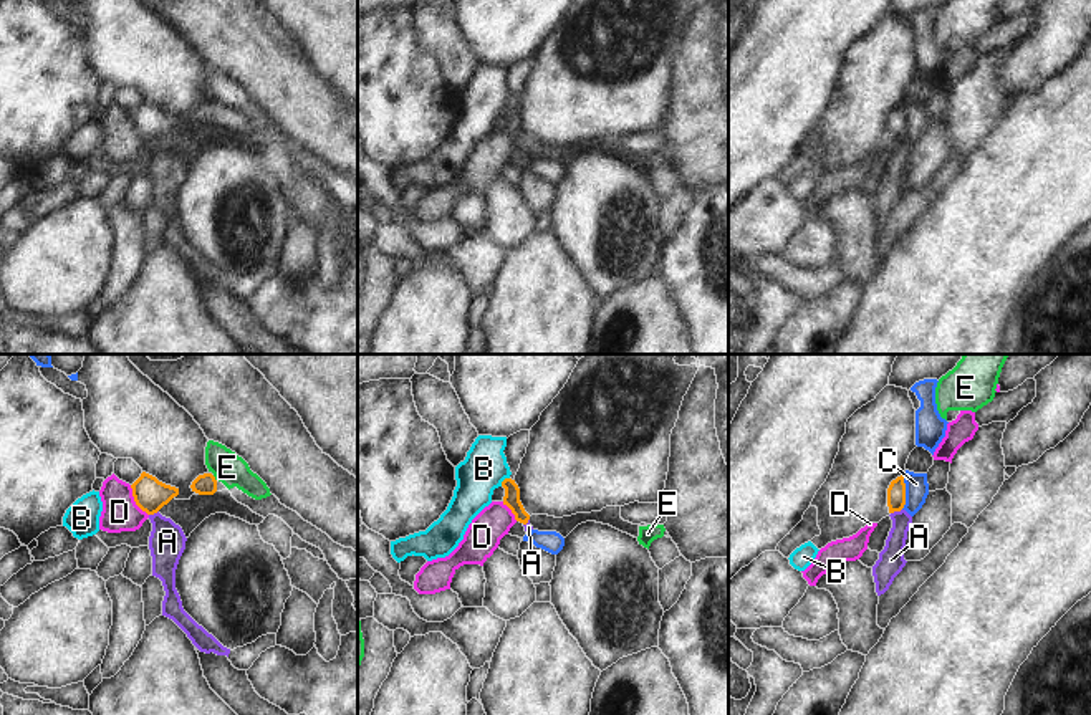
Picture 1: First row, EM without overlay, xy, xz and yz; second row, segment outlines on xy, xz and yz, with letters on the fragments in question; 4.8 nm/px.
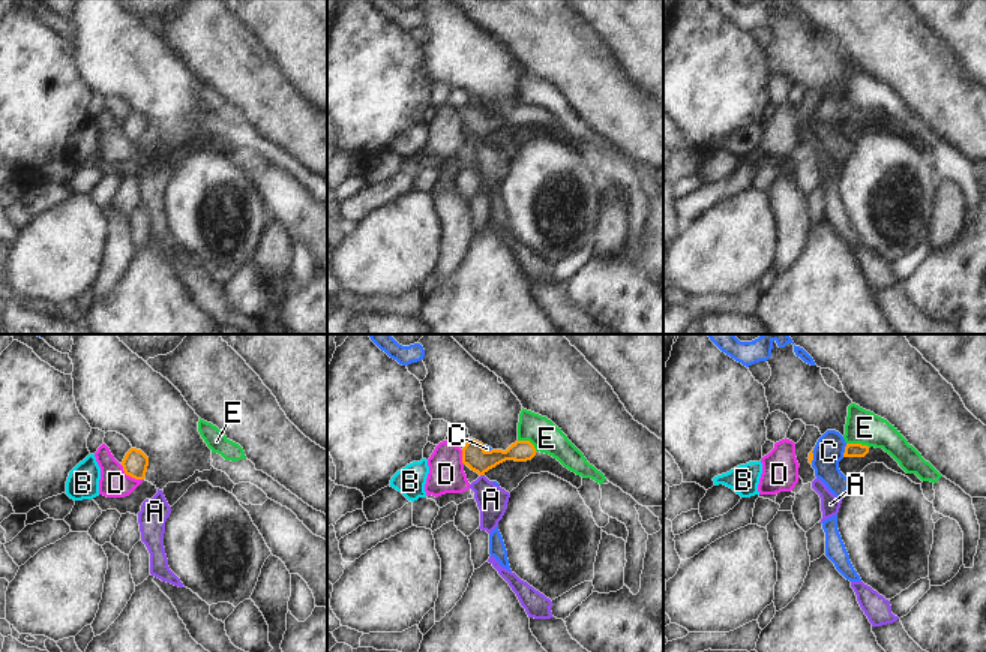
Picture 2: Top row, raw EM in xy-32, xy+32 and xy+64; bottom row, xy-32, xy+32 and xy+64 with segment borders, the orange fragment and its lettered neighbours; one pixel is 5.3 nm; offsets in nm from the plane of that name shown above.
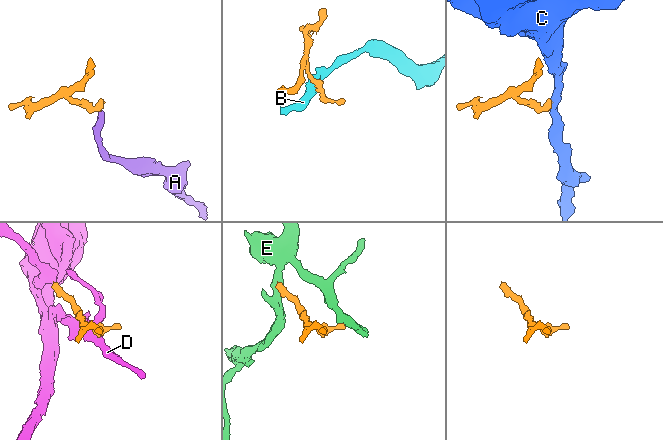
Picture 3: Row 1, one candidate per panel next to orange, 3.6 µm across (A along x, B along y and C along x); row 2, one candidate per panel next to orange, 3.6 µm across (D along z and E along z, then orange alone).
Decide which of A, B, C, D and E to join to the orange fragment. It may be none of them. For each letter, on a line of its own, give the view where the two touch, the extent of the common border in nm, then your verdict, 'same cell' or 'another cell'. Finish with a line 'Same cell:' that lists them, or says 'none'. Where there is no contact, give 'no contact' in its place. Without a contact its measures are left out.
A: yz | 60 nm | another cell
B: xz | 60 nm | another cell
C: yz | 180 nm | another cell
D: xy | 180 nm | another cell
E: xy | 40 nm | another cell
Same cell: none

